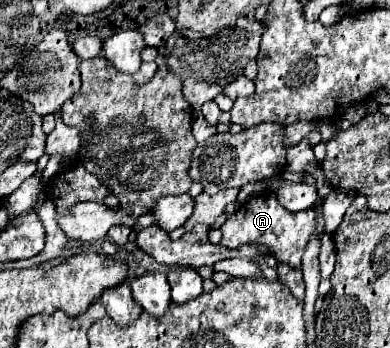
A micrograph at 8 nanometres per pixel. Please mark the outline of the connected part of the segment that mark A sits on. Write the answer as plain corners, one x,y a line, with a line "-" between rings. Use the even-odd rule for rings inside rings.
262,193
258,197
248,199
228,221
222,225
222,245
228,249
236,249
246,243
262,243
268,245
278,261
292,261
292,267
300,267
302,253
310,241
310,233
314,231
314,209
304,211
288,211
284,209
276,193

